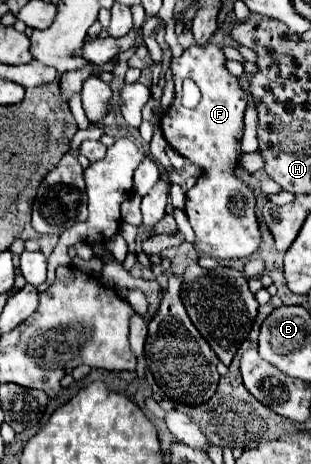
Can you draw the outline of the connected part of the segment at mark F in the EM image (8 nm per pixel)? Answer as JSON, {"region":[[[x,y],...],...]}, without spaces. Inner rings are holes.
{"region":[[[194,45],[188,47],[180,57],[172,59],[170,71],[176,83],[176,97],[160,119],[166,141],[184,158],[204,169],[204,175],[186,193],[184,207],[196,235],[194,249],[222,261],[250,257],[260,245],[260,229],[254,215],[254,193],[234,175],[234,167],[240,159],[238,141],[242,137],[246,93],[238,85],[238,79],[228,73],[224,61],[226,57],[218,45]],[[200,51],[206,51],[206,61],[204,53]],[[184,79],[192,79],[202,91],[202,99],[194,109],[186,109],[180,103]]]}

